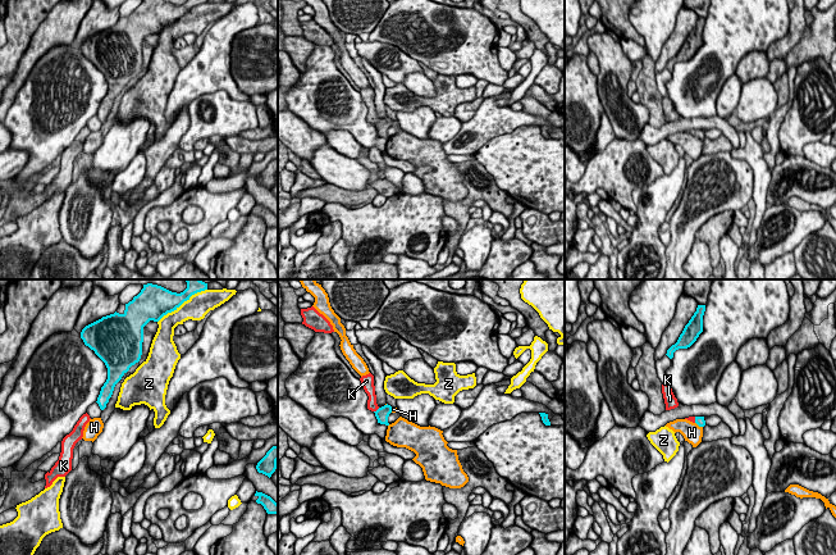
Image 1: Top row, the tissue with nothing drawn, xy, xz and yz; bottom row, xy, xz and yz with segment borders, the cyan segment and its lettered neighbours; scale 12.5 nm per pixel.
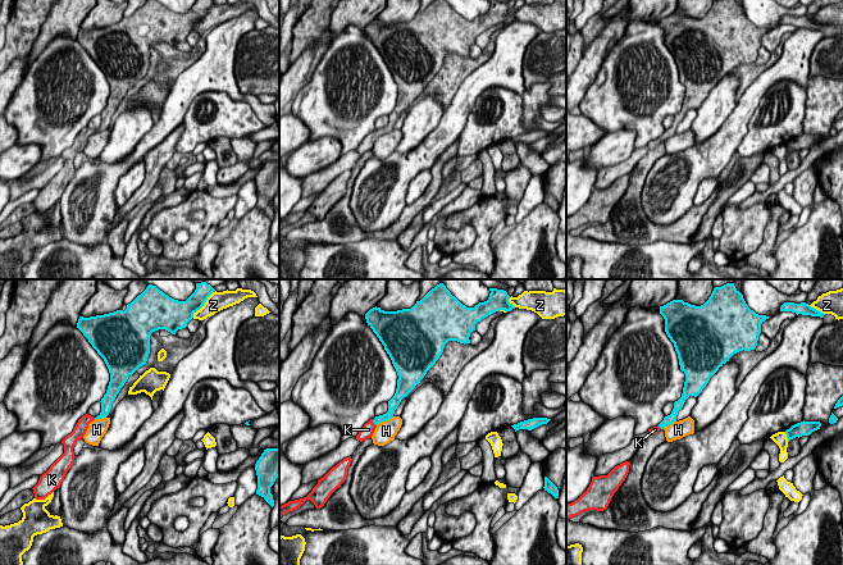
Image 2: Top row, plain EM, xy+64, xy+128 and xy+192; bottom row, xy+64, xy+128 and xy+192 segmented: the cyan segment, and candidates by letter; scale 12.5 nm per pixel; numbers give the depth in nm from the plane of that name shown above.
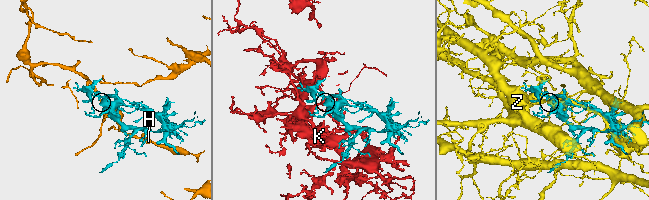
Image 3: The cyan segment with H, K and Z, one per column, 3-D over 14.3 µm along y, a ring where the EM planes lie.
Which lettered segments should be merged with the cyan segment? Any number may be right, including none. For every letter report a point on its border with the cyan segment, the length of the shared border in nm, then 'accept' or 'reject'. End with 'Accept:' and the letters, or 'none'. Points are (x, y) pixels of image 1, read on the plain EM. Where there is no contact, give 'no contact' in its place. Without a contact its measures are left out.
H: contact yz (699, 139); length 120 nm; reject
K: contact xz (378, 122); length 100 nm; accept
Z: contact xy (182, 16); length 750 nm; reject
Accept: K

